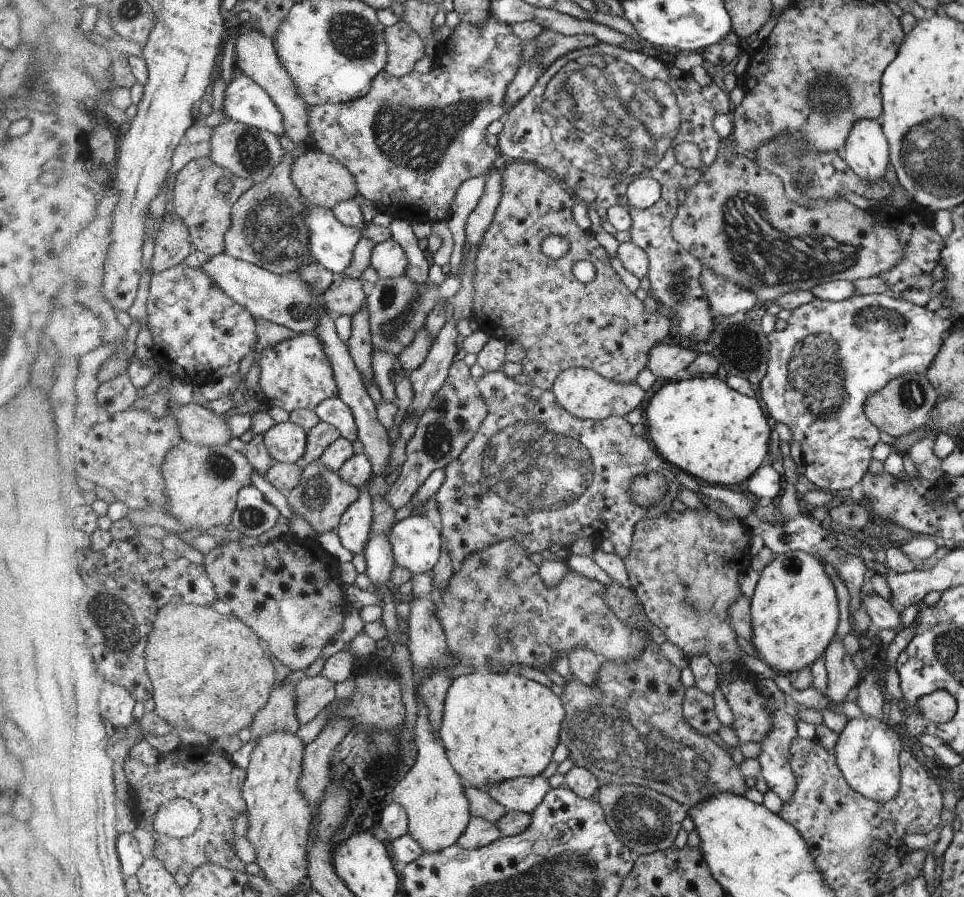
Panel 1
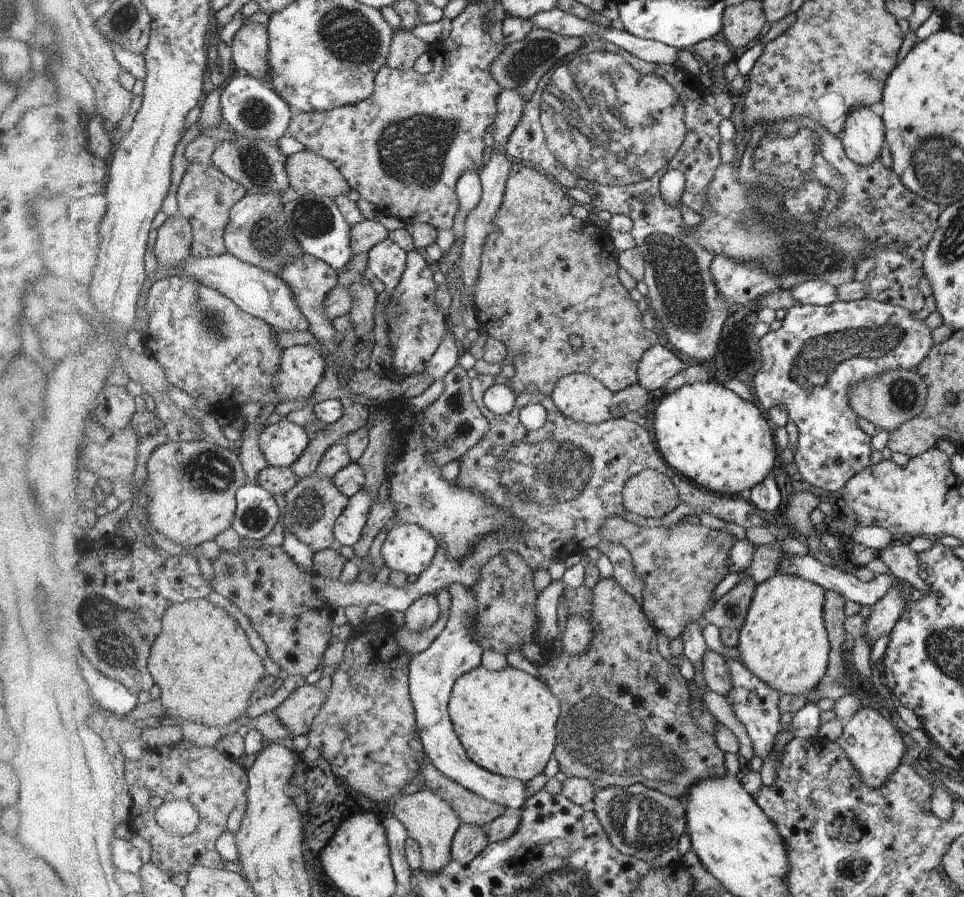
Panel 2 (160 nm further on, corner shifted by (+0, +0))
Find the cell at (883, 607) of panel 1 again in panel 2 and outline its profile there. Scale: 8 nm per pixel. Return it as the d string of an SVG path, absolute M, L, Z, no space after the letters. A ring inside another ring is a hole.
M784 554L782 560L779 562L780 573L786 573L795 577L802 577L804 580L812 581L821 585L825 590L841 594L845 600L852 600L860 606L873 606L887 593L887 590L893 585L893 574L884 573L881 575L875 575L875 577L868 582L859 581L854 573L846 573L838 567L822 564L819 560L816 560L812 555L806 554L804 556Z

